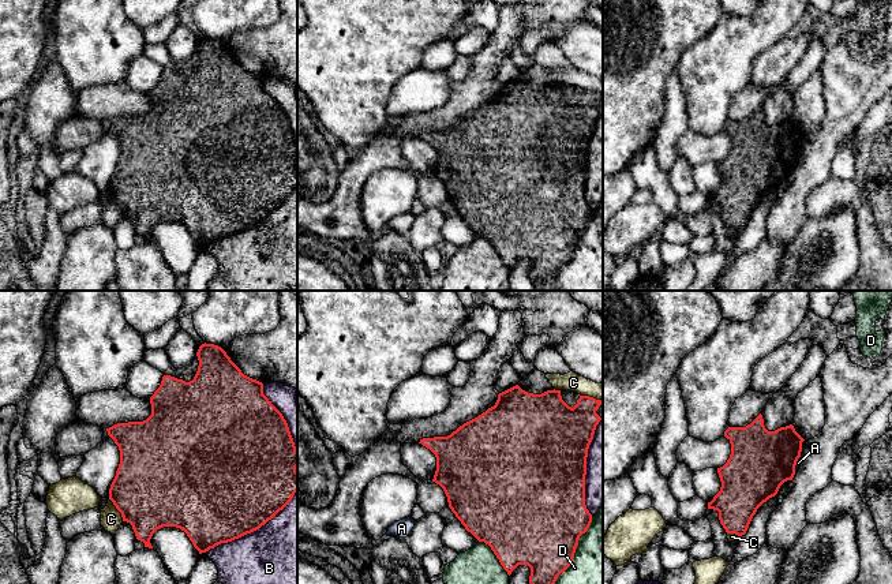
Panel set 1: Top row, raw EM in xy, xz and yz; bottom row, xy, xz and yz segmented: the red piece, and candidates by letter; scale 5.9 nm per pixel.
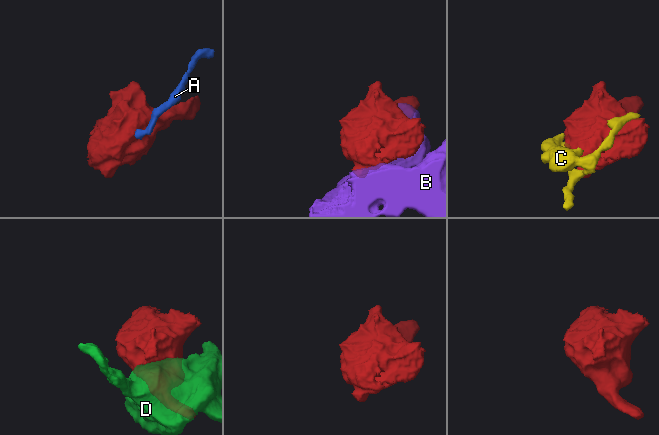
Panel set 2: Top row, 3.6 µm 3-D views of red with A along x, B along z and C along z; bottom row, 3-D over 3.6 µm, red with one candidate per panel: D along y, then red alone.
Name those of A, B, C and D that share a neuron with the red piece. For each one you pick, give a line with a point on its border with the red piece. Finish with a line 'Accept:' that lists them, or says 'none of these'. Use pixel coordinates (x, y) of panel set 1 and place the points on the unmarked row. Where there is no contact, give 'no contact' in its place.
Accept: none of these

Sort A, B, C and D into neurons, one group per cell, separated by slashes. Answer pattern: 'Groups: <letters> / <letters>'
Groups: A / B / C / D

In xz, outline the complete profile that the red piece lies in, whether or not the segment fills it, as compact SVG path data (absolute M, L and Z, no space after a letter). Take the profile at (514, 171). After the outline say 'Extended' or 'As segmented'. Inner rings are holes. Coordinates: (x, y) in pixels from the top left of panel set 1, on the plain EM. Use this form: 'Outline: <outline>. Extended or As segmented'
Outline: M518 79L498 89L494 101L477 112L464 117L447 131L423 132L419 138L430 143L436 151L436 165L432 176L439 179L449 196L449 202L461 216L468 227L471 227L479 236L484 236L491 242L503 263L510 270L518 259L528 259L531 262L529 278L532 280L536 291L559 291L552 282L561 267L563 267L573 257L578 233L586 227L592 217L592 209L585 199L585 169L586 169L586 151L588 143L593 134L596 120L601 112L596 108L597 102L603 100L601 94L589 90L580 90L577 98L569 101L561 90L561 85L547 85L541 89L533 89L522 85Z. As segmented

